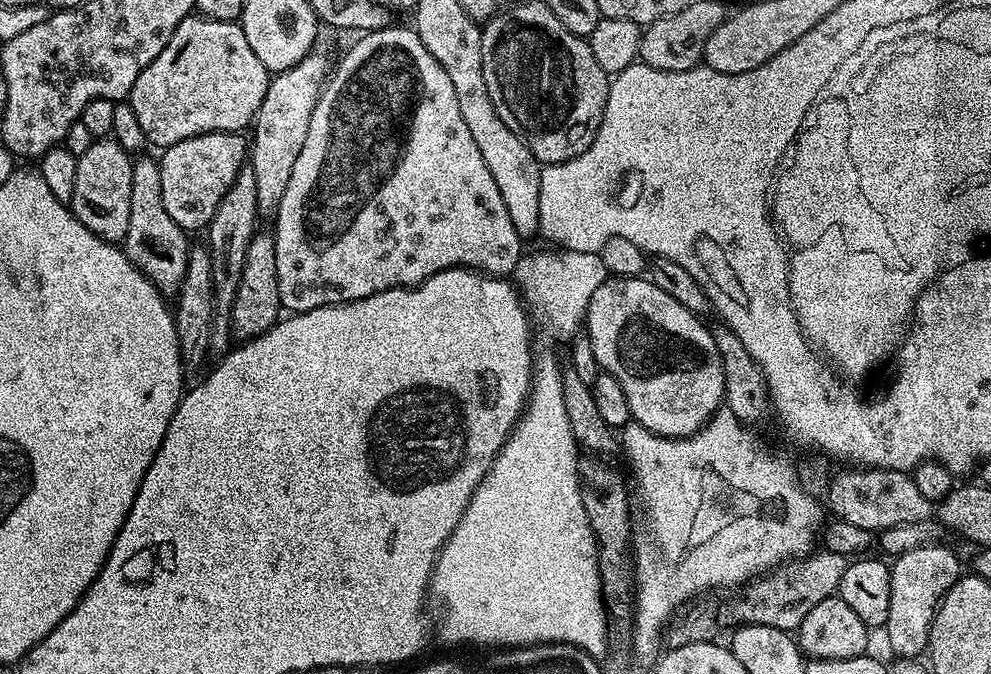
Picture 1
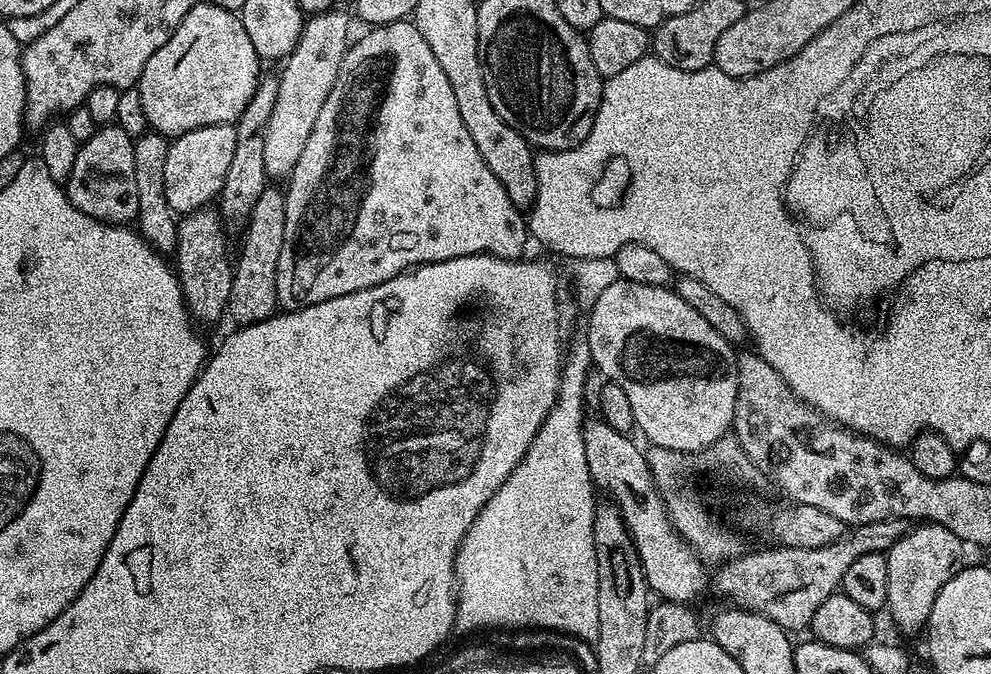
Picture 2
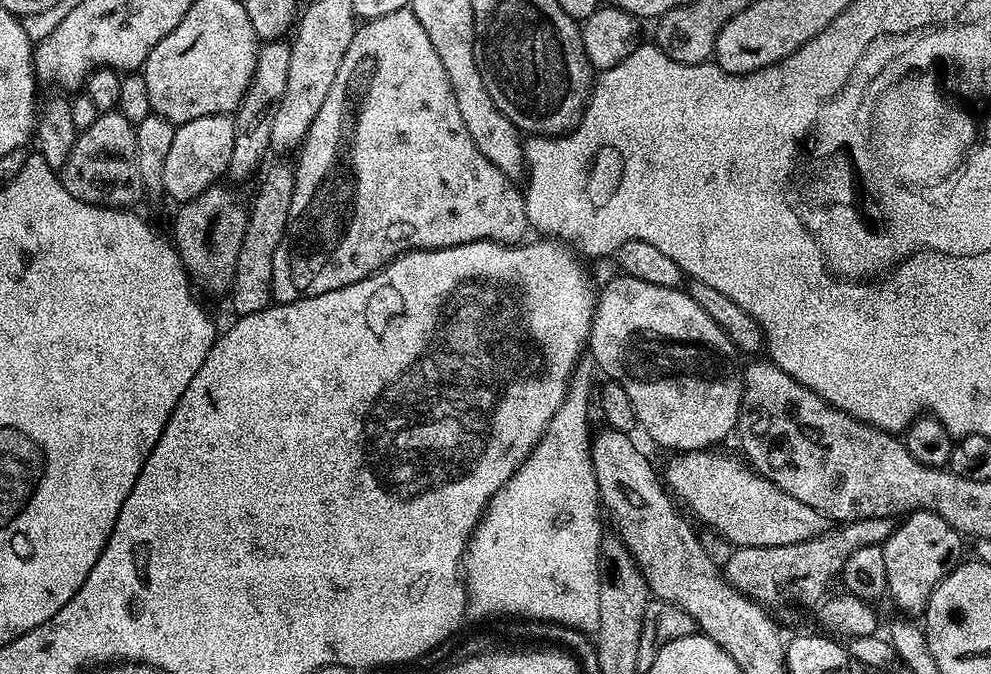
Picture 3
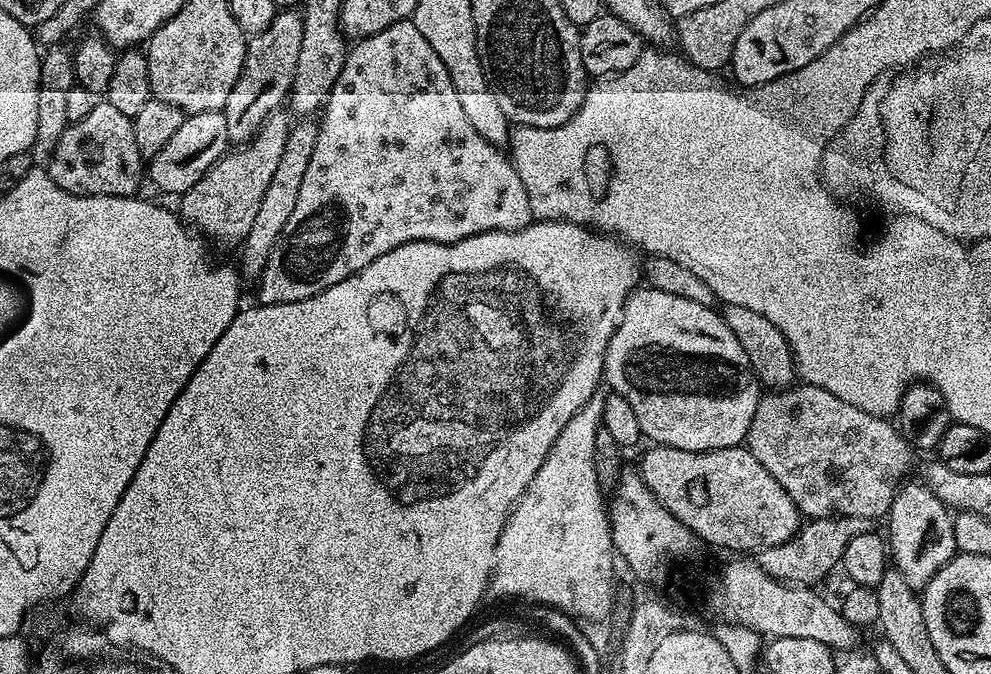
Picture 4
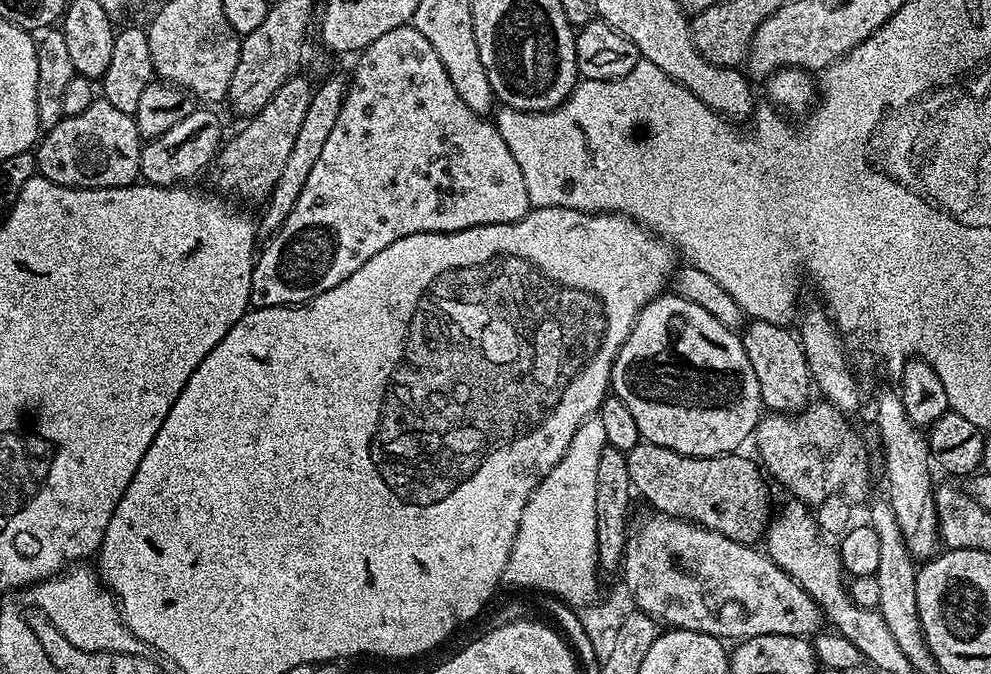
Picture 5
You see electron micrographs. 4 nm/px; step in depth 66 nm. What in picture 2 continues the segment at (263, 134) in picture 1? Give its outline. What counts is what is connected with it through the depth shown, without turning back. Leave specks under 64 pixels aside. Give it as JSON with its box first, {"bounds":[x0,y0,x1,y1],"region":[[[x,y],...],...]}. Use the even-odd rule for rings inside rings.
{"bounds":[264,10,350,178],"region":[[[329,10],[309,15],[303,21],[303,28],[297,44],[293,46],[283,61],[284,69],[278,72],[278,98],[270,114],[270,122],[266,126],[266,146],[264,147],[264,169],[270,178],[287,178],[292,175],[294,166],[310,139],[310,130],[314,130],[314,121],[322,111],[326,98],[330,98],[330,90],[334,90],[334,82],[338,82],[338,70],[342,70],[342,62],[350,47],[348,40],[348,16],[344,12]]]}

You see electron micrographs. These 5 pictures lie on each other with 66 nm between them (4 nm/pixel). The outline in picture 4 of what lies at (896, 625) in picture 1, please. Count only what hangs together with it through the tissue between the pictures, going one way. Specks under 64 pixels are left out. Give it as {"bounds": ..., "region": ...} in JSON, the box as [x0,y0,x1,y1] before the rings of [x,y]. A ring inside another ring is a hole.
{"bounds":[886,482,958,590],"region":[[[923,482],[907,484],[905,483],[892,499],[886,517],[888,523],[886,543],[891,567],[900,572],[902,578],[906,578],[906,582],[910,582],[912,588],[923,590],[930,582],[930,578],[934,578],[934,574],[942,570],[946,562],[950,562],[958,555],[952,525],[954,516],[928,489],[927,484]]]}

